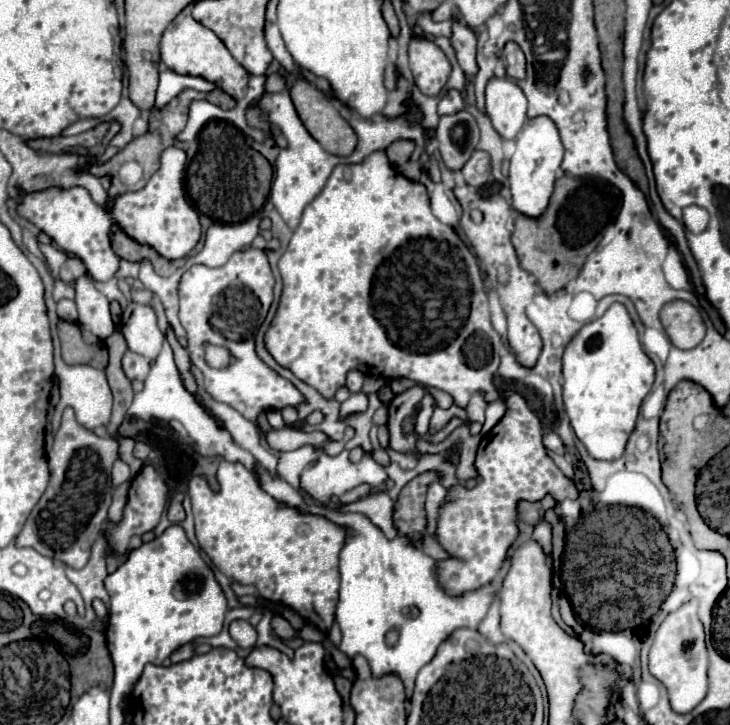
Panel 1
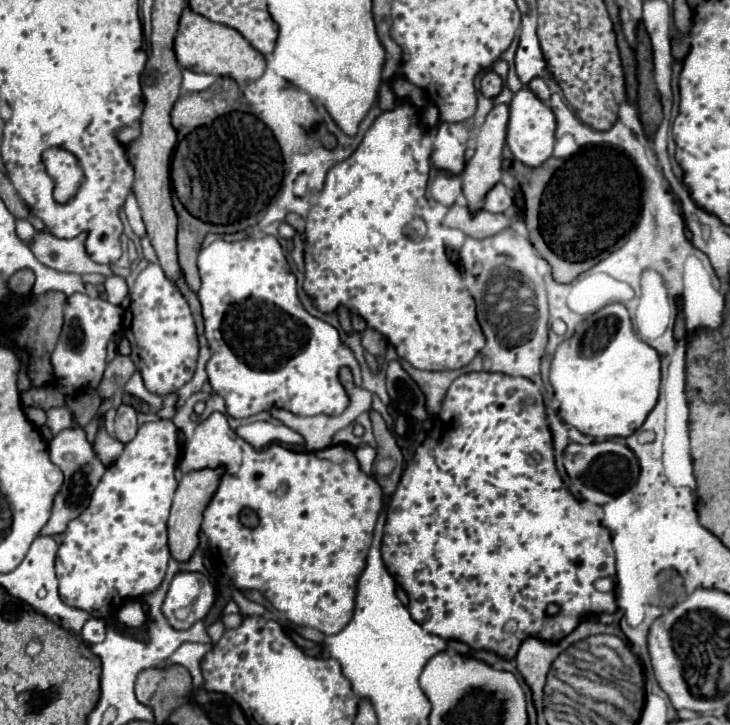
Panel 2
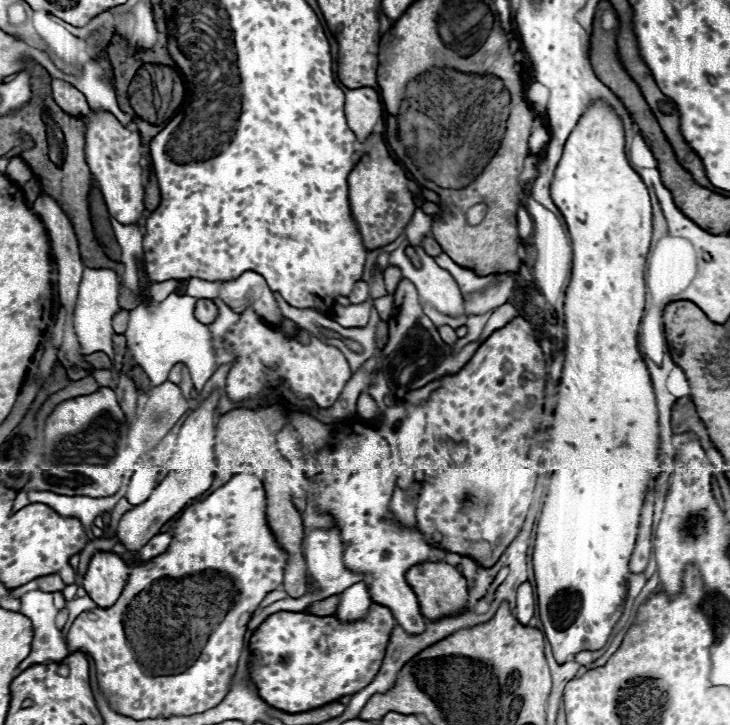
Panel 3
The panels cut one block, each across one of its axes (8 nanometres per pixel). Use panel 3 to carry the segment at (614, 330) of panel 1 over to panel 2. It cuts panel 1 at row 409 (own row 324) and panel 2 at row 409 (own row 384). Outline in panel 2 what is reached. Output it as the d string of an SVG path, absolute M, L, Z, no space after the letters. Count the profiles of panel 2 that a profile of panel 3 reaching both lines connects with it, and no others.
M608 304L596 314L588 316L568 340L560 342L550 366L550 384L556 400L560 402L560 416L564 422L578 428L582 434L594 436L596 440L628 438L644 424L646 416L658 402L660 356L652 346L638 340L632 330L628 310L622 304Z

